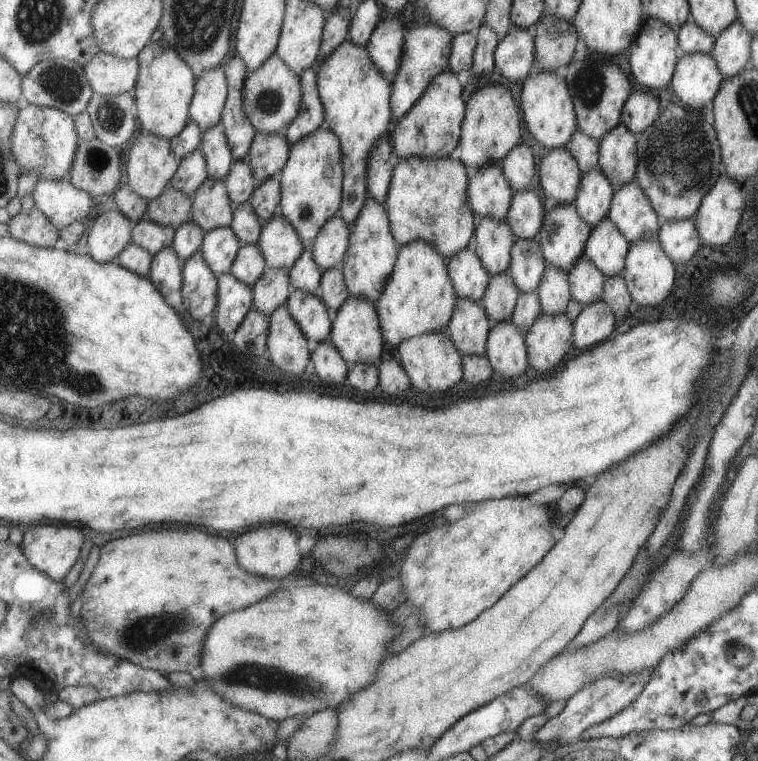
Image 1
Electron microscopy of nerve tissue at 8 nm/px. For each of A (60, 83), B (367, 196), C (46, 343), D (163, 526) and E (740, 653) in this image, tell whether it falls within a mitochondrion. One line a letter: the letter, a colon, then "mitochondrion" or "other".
A: mitochondrion
B: other
C: mitochondrion
D: other
E: mitochondrion

